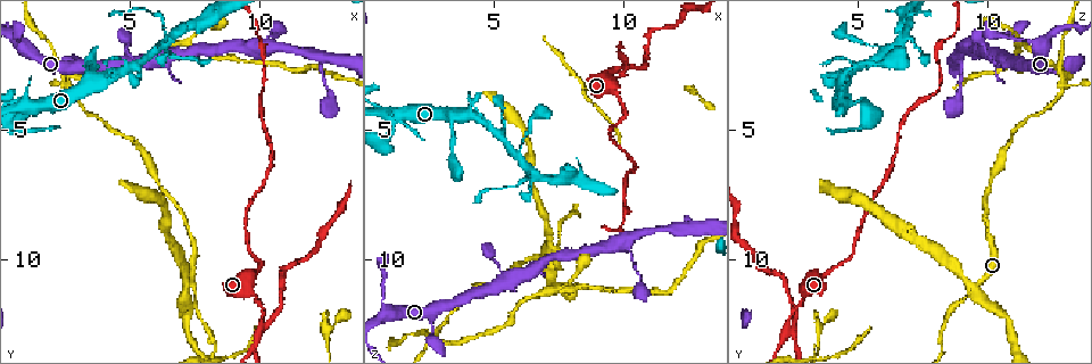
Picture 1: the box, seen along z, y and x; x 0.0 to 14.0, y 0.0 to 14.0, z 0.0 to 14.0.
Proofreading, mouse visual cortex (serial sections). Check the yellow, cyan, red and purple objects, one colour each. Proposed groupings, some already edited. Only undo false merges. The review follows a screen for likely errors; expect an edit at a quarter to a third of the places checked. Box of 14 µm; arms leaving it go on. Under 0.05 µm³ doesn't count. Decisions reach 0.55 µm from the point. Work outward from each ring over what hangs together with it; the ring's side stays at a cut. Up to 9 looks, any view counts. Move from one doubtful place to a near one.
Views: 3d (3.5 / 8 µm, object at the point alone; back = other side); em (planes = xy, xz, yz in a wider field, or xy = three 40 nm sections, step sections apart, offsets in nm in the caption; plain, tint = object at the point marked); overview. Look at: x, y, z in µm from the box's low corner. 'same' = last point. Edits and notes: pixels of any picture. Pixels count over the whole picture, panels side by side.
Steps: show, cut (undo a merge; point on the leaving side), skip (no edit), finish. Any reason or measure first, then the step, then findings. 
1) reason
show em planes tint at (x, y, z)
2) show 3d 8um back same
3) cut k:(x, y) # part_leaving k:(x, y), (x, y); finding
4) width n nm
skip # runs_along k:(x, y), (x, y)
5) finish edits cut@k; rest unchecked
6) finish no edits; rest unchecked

looks like a crossing
show 3d 3.5um at (6.5, 1.6, 6.6)

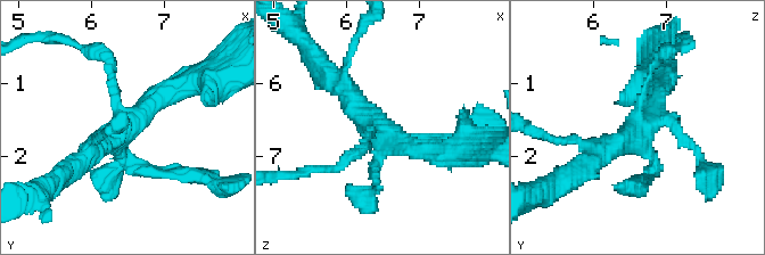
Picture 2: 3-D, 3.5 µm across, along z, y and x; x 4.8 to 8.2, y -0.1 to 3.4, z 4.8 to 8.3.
now the EM
show em xy step 3 plain at (6.50, 1.60, 6.65)

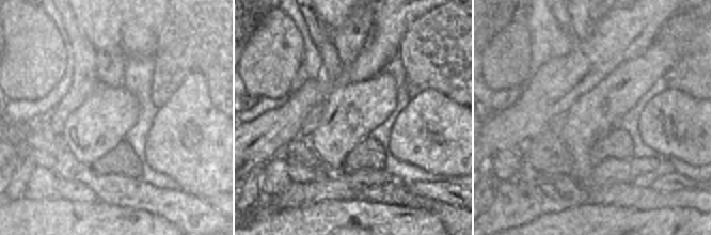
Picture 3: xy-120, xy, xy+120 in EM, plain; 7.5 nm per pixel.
show em xy step 3 tint same

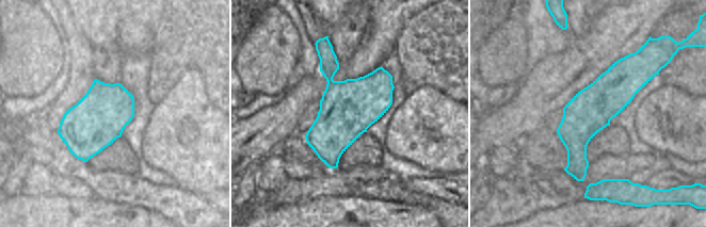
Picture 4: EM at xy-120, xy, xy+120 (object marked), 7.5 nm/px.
width 420 nm
skip # runs_along 4:(630, 59), (578, 126), (579, 178); one cell here

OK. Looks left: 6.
sudden change in width
show 3d 3.5um at (5.3, 3.1, 4.5)

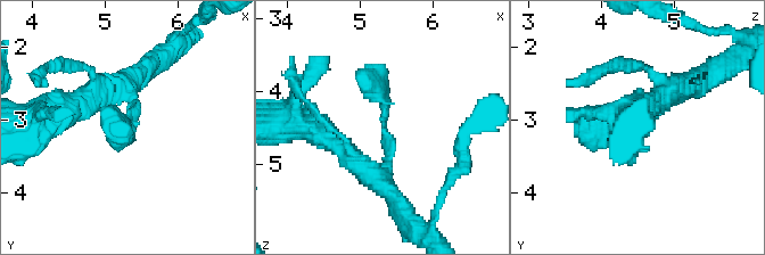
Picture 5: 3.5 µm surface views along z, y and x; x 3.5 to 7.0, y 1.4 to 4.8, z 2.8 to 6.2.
show em xy step 2 tint at (5.40, 3.05, 4.45)

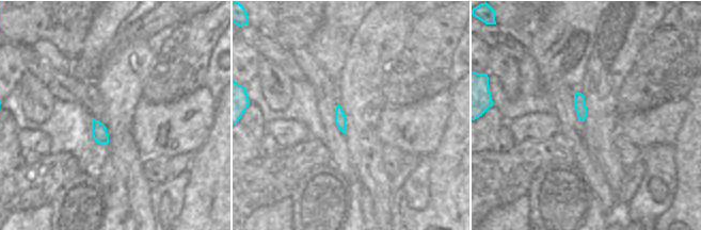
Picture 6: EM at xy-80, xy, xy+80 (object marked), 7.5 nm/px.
skip # runs_along 5:(681, 88), (623, 137), (584, 109); continuous, no second cell

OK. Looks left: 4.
four arms meet
show 3d 3.5um at (2.7, 3.6, 12.9)

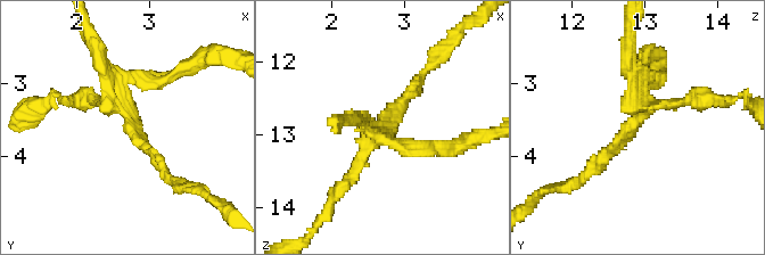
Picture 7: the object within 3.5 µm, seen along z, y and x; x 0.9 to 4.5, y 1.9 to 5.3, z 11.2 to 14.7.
arms 4; arm_widths 150, 150, 150, 200 nm; need the tissue
show em xy step 1 tint at (2.75, 3.60, 12.80)

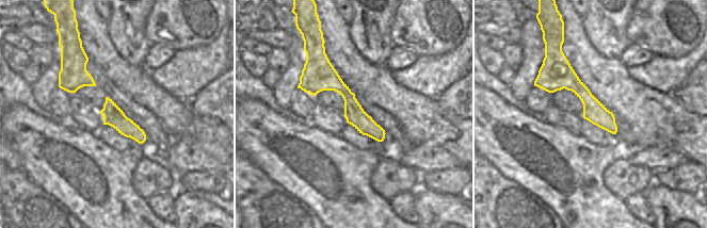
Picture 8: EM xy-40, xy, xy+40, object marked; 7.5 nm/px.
skip # runs_along 7:(584, 174), (655, 80); continuous, no second cell

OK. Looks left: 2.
four arms meet
show 3d 3.5um at (7.3, 11.0, 9.4)

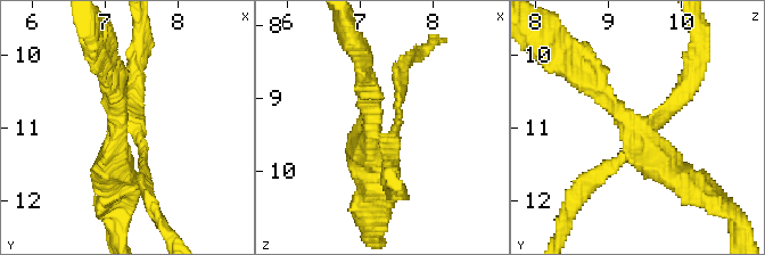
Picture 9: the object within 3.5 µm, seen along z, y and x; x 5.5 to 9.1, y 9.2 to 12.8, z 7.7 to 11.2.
arms 4; arm_widths 150, 200, 250, 400 nm; shape alone is not enough
show em xy step 3 tint at (7.25, 10.90, 9.50)

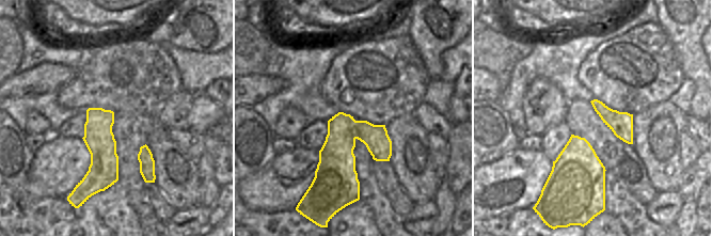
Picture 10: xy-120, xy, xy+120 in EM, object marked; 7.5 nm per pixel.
cut 9:(611, 108) # part_leaving 9:(644, 121), (624, 117), (560, 51); two cells meet here

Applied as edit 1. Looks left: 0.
finish edits cut@9; rest unchecked

